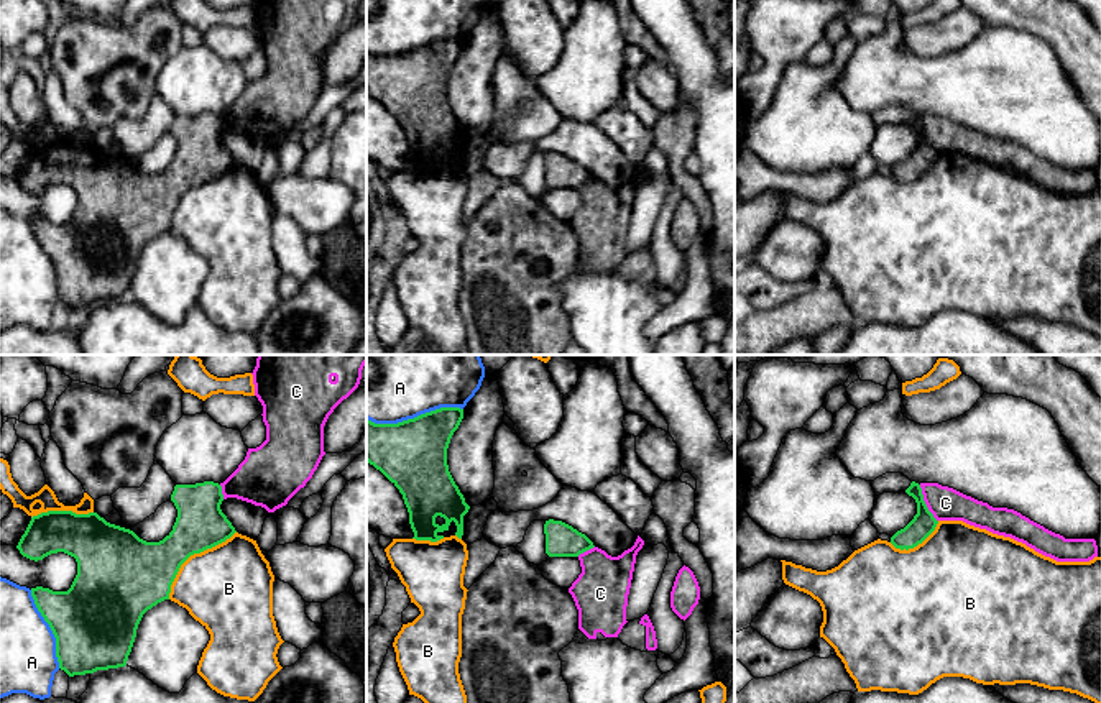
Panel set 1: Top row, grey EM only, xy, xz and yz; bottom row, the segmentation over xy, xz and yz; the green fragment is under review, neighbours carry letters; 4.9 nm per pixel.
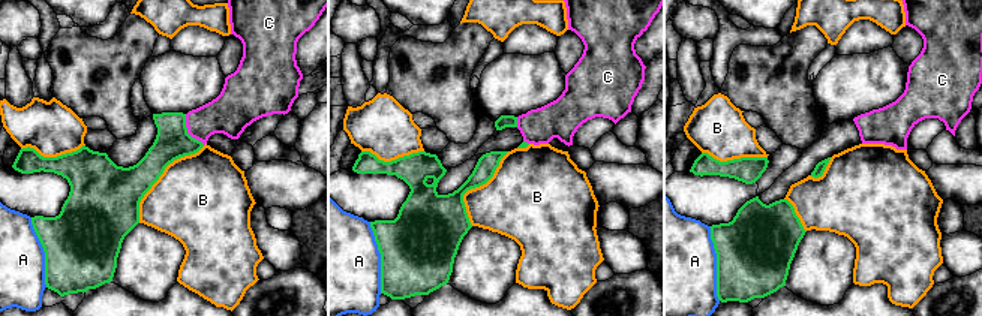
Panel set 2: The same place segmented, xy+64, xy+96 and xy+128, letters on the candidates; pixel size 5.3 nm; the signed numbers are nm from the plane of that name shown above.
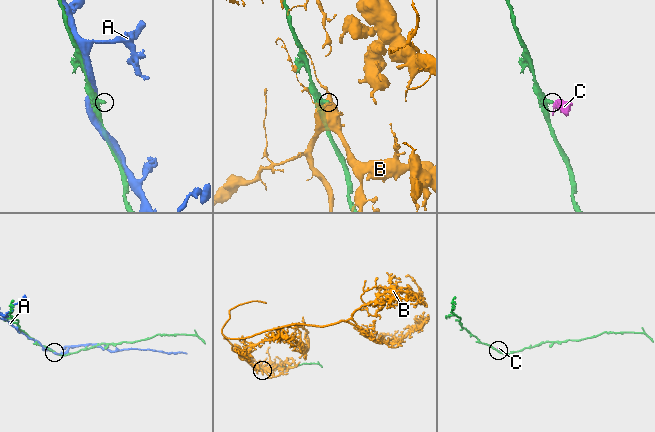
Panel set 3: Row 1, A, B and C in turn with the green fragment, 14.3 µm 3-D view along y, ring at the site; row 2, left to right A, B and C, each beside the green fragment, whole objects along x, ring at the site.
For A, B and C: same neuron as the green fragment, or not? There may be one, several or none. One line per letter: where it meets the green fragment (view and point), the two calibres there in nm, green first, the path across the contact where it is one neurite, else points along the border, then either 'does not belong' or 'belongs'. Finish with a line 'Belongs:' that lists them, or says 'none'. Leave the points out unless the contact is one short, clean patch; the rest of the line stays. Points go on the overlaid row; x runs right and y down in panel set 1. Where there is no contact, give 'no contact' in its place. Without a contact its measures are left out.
A: contact xz (414, 418); calibres 340 and 500 nm; does not belong
B: contact xy (191, 554); calibres 300 and 440 nm; does not belong
C: contact yz (924, 503); calibres 120 and 160 nm; border yz (919, 485), (924, 503), (937, 521); does not belong
Belongs: none

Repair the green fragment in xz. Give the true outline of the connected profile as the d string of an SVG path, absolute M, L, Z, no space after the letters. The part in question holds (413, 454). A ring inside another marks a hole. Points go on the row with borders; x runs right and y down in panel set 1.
M440 407L398 424L375 424L366 419L366 462L403 494L416 540L444 539L442 532L449 531L452 521L457 526L455 535L458 539L463 535L463 516L470 506L447 465L447 448L462 419L463 409L460 407Z

